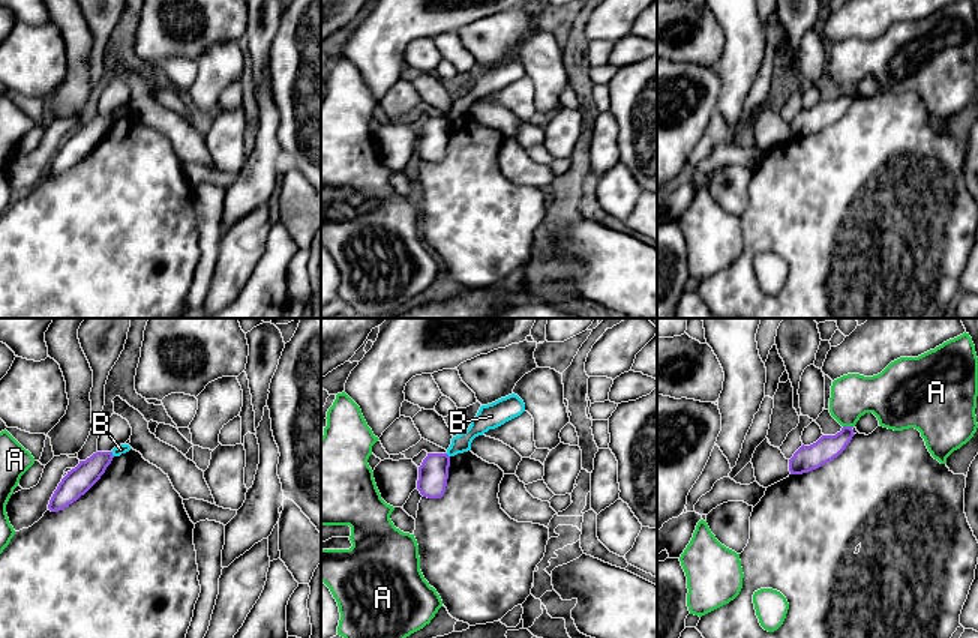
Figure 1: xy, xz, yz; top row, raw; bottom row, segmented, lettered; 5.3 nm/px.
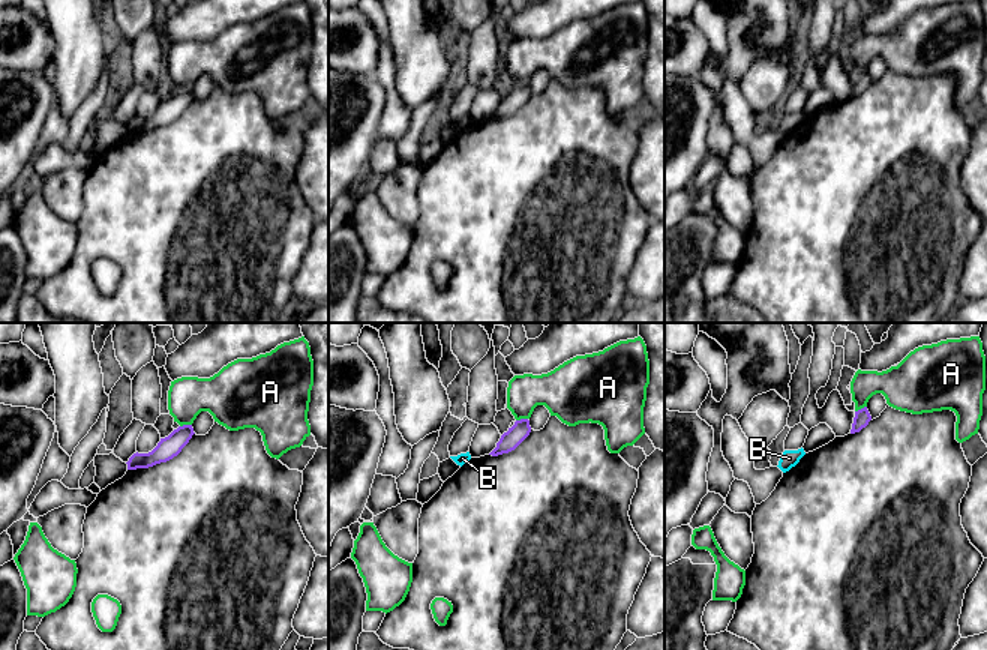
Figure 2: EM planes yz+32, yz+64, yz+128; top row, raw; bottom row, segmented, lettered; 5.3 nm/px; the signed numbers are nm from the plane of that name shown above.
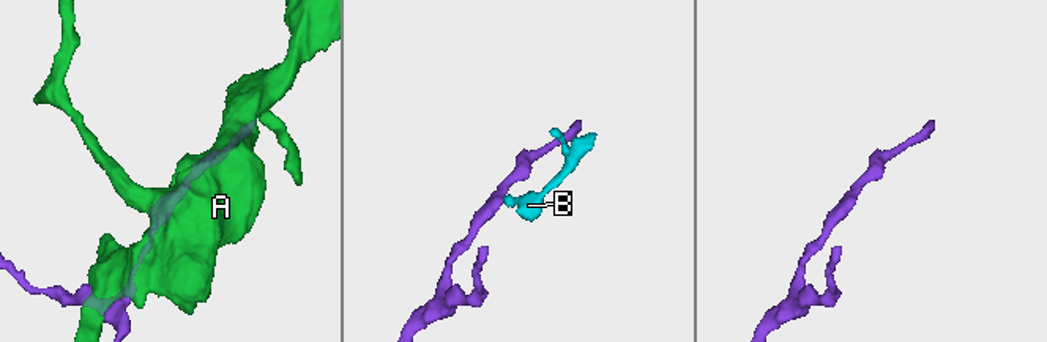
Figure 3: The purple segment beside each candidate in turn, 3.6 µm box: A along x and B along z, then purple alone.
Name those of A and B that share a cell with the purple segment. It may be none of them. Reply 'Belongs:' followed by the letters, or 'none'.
Belongs: none

